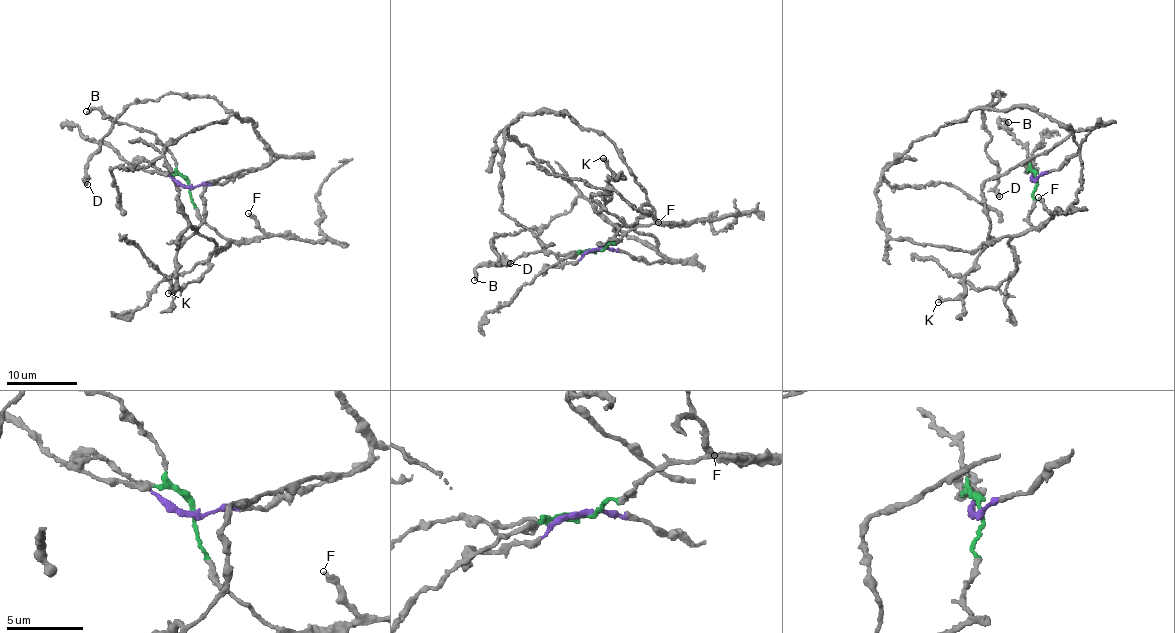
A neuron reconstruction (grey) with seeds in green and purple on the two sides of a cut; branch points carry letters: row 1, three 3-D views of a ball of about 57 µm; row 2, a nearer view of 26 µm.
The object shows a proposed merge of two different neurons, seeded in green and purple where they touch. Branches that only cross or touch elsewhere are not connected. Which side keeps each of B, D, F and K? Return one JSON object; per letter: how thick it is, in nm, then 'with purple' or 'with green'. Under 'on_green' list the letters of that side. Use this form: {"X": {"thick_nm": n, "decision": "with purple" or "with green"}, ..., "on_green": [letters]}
{"B": {"thick_nm": 320, "decision": "with green"}, "D": {"thick_nm": 480, "decision": "with purple"}, "F": {"thick_nm": 320, "decision": "with green"}, "K": {"thick_nm": 360, "decision": "with purple"}, "on_green": ["B", "F"]}

